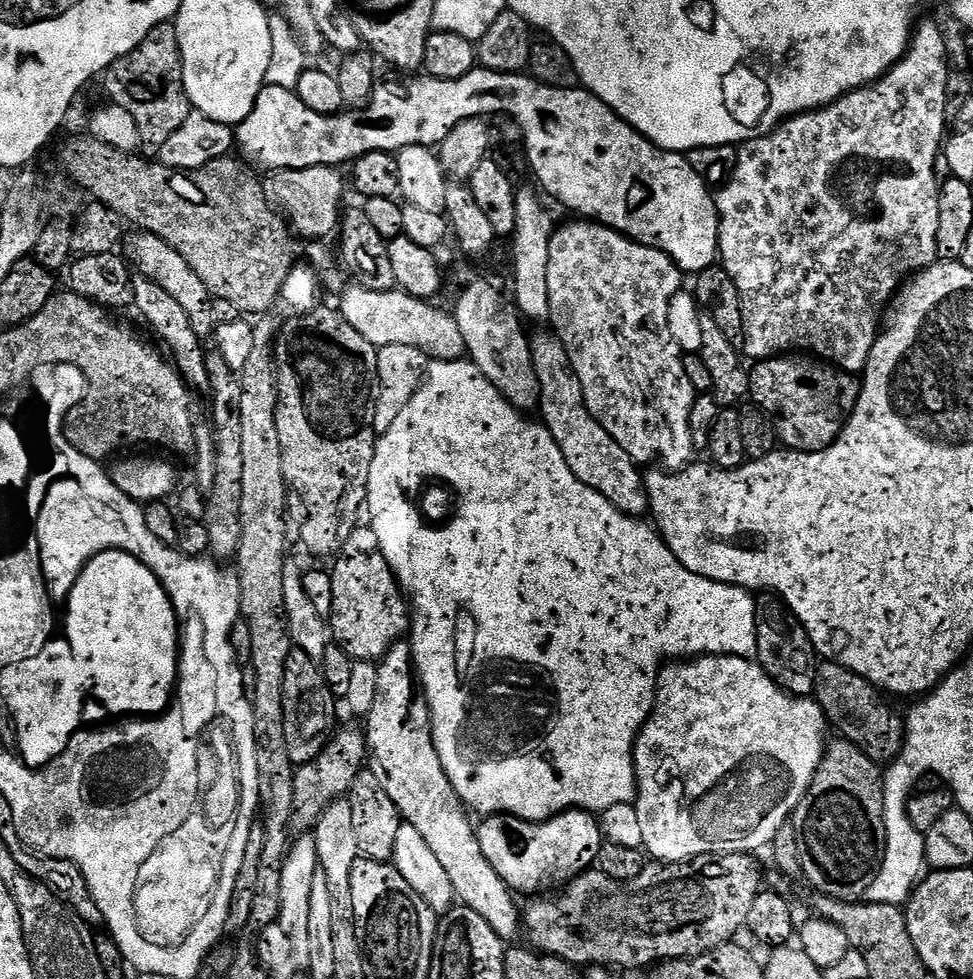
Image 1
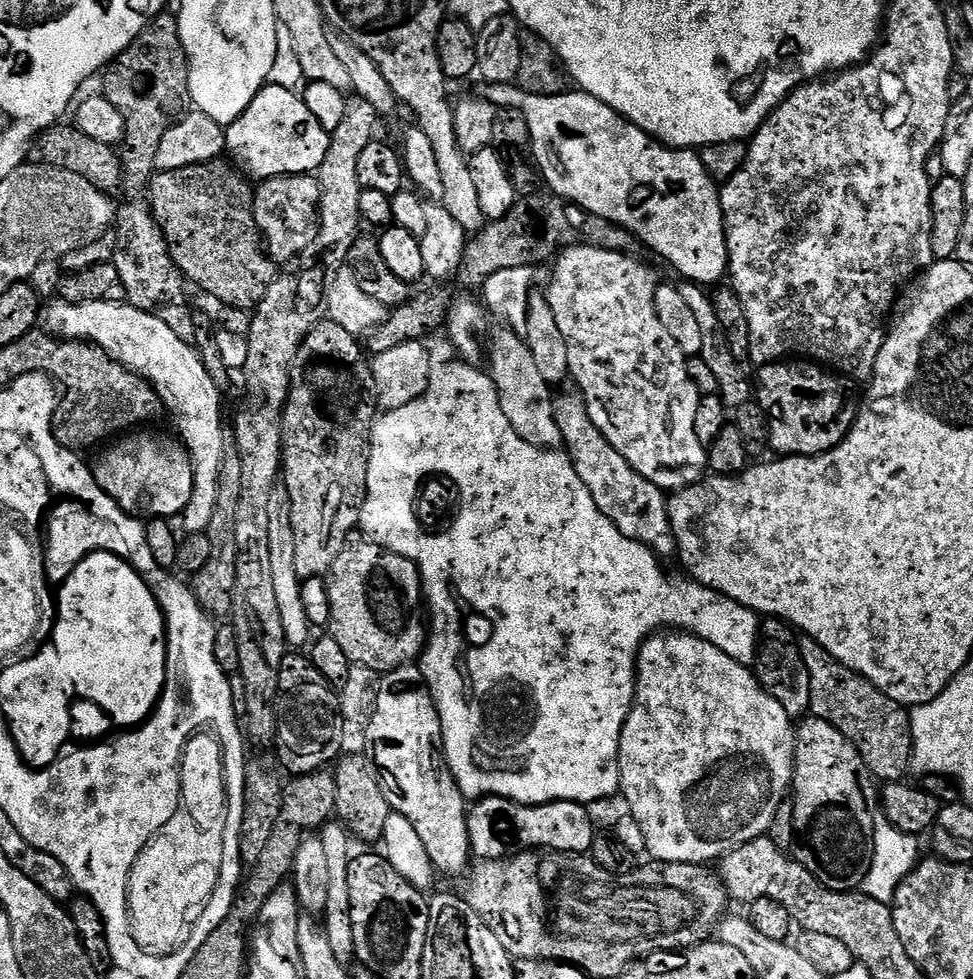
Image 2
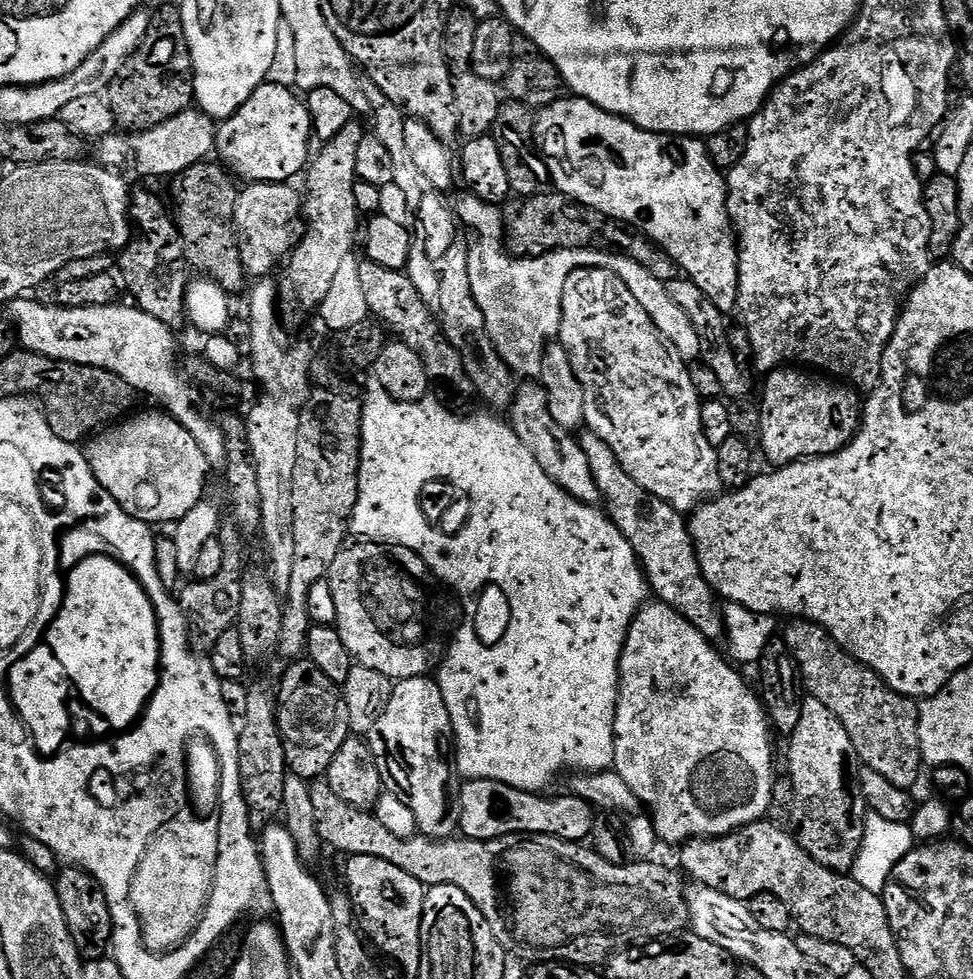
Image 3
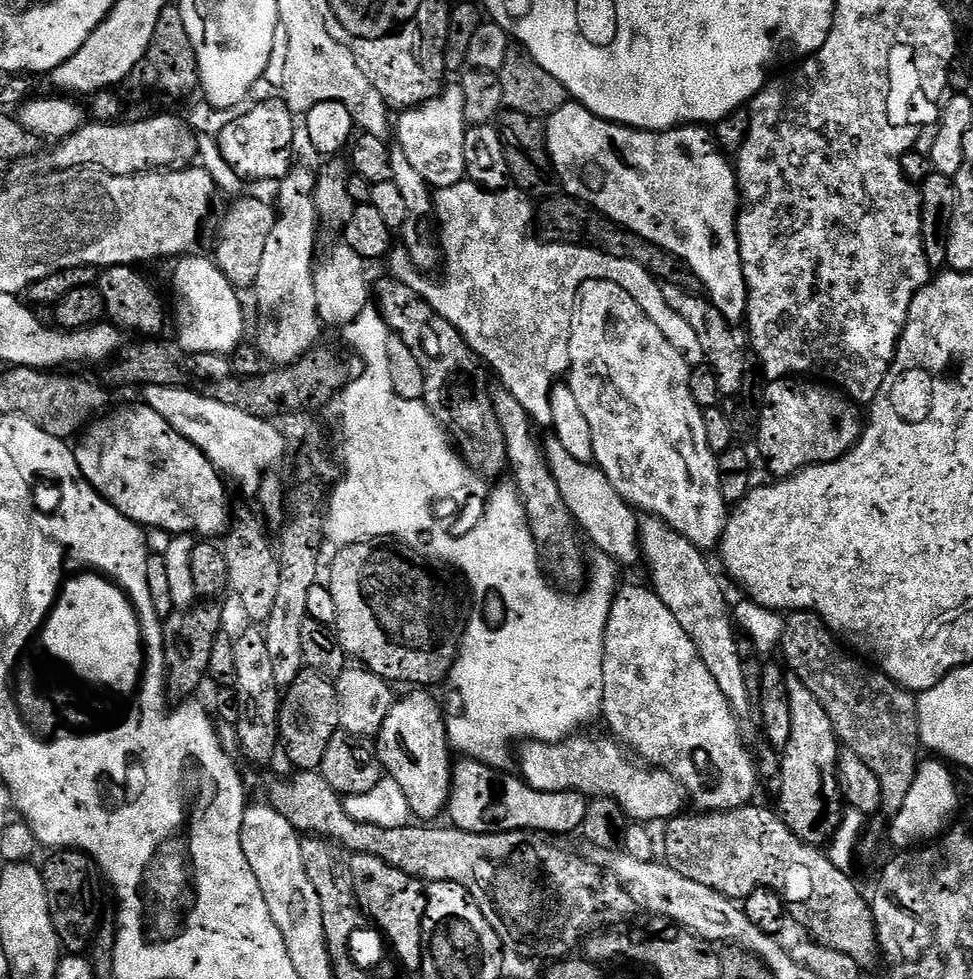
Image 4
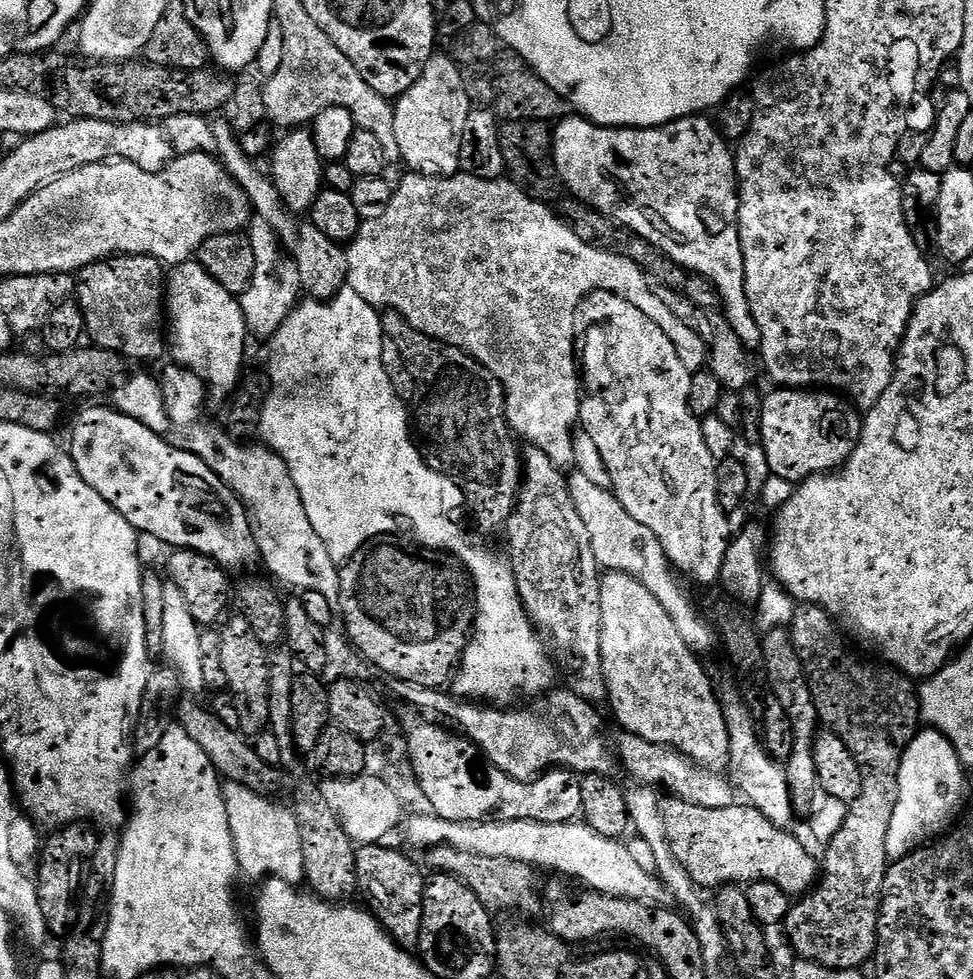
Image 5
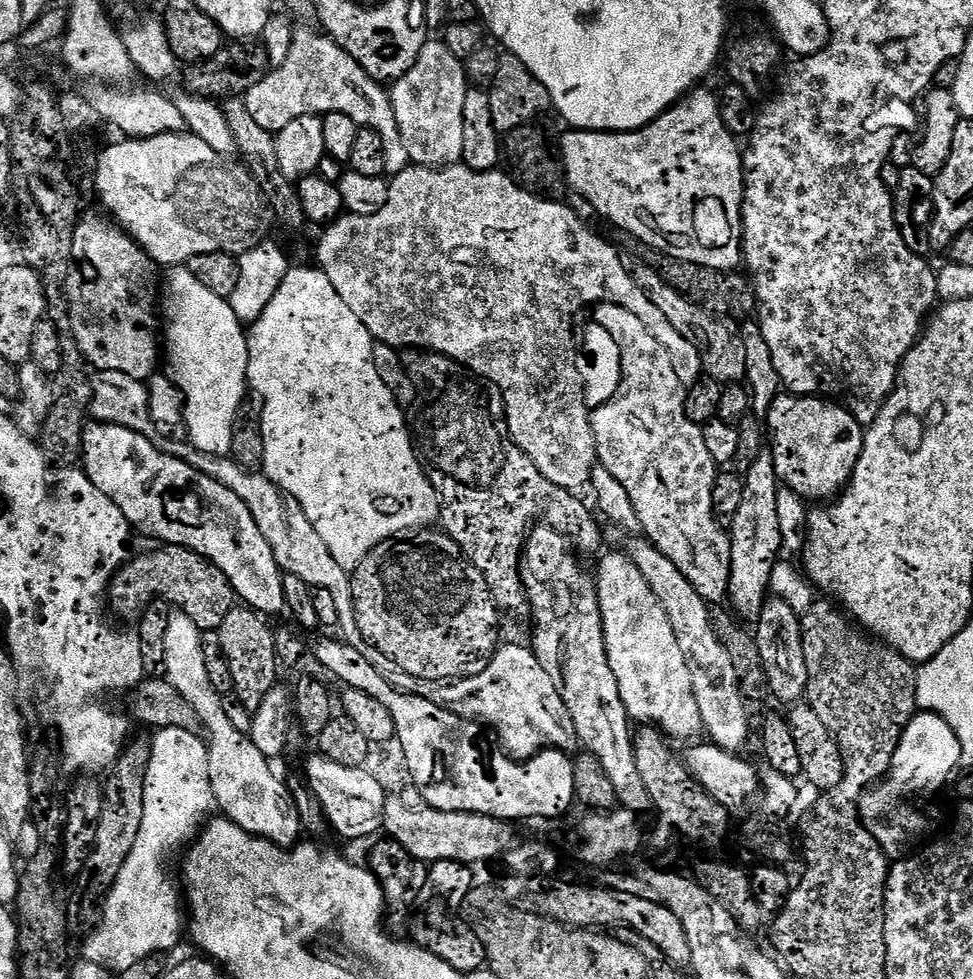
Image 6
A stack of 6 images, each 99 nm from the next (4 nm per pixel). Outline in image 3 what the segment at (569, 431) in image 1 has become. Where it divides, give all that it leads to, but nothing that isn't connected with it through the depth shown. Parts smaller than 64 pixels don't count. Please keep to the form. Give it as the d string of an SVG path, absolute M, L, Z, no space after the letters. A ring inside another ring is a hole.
M584 430L579 433L578 439L582 454L586 454L586 459L590 462L590 474L594 474L594 482L600 491L606 515L615 522L640 559L640 567L644 569L651 595L659 603L682 614L682 618L689 620L706 639L719 641L719 636L721 639L725 635L724 614L716 593L712 591L698 566L694 542L688 533L688 520L677 508L638 486L638 482L634 482L634 478L630 478L630 474L622 470L614 450L610 450L610 446L606 446L606 442L598 438L598 434Z

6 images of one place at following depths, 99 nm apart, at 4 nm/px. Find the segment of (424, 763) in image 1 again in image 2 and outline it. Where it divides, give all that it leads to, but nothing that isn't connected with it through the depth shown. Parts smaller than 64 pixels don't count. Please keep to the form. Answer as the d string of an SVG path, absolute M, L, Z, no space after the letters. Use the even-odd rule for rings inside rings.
M415 663L383 673L376 709L366 732L366 755L374 766L378 786L382 786L382 794L386 794L386 802L392 811L400 812L402 818L414 826L418 838L422 838L422 846L426 846L426 854L430 854L434 869L448 876L463 877L472 856L466 797L444 759L440 715Z

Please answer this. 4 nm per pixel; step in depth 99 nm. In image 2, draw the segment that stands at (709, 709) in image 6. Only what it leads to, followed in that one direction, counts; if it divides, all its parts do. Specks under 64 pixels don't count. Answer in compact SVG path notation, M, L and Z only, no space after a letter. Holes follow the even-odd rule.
M508 326L496 327L500 328L493 330L492 341L489 344L487 341L486 344L486 368L492 377L494 386L498 390L498 402L502 406L502 414L506 414L506 419L509 420L510 426L514 426L518 436L526 442L530 442L539 448L559 449L561 442L558 434L558 422L554 422L553 389L546 382L546 378L542 378L542 374L538 371L538 366L534 363L534 354L530 354L528 342L523 335Z

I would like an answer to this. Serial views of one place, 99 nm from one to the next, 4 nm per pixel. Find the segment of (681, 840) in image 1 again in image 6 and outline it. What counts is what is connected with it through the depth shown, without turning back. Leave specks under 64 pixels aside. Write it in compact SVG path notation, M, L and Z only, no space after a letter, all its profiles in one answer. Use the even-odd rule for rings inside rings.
M616 550L601 558L600 565L594 568L594 579L606 638L606 658L610 658L610 670L614 670L614 678L618 678L618 694L622 694L629 721L657 724L668 738L701 735L704 723L698 710L698 698L694 698L694 686L690 682L690 666L686 666L678 638L674 638L674 629L670 627L670 618L666 618L662 602L654 598L654 590L650 590L646 578L642 578L642 570L634 566L625 552Z

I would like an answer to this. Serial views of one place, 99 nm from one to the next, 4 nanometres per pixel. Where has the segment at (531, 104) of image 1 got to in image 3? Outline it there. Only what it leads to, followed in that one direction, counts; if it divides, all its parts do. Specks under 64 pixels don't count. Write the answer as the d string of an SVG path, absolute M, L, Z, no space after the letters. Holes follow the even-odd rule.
M265 82L254 90L254 94L250 94L248 101L237 112L227 117L217 127L214 152L217 157L221 156L219 159L222 161L223 167L235 173L241 181L288 182L292 180L291 176L296 176L299 172L301 175L307 169L310 163L308 136L310 140L312 135L312 120L308 117L307 103L292 88L283 88L281 85ZM561 98L561 100L549 106L549 108L539 109L536 116L536 139L538 147L548 167L548 175L551 183L554 185L555 191L561 192L564 196L568 196L580 204L585 204L587 208L593 208L602 214L606 214L612 220L619 220L621 224L627 226L629 229L647 236L652 243L659 244L663 252L670 254L670 258L674 258L674 262L680 268L681 273L687 279L696 283L702 290L702 294L706 294L706 298L710 298L710 302L714 302L714 306L718 306L720 312L725 314L735 313L740 303L738 244L734 239L732 220L728 217L728 186L726 176L721 169L716 167L716 164L710 158L707 143L703 139L694 136L670 136L662 132L648 132L645 128L638 127L637 124L632 124L620 116L615 116L613 112L602 110L597 104L591 104L586 99L568 99Z

